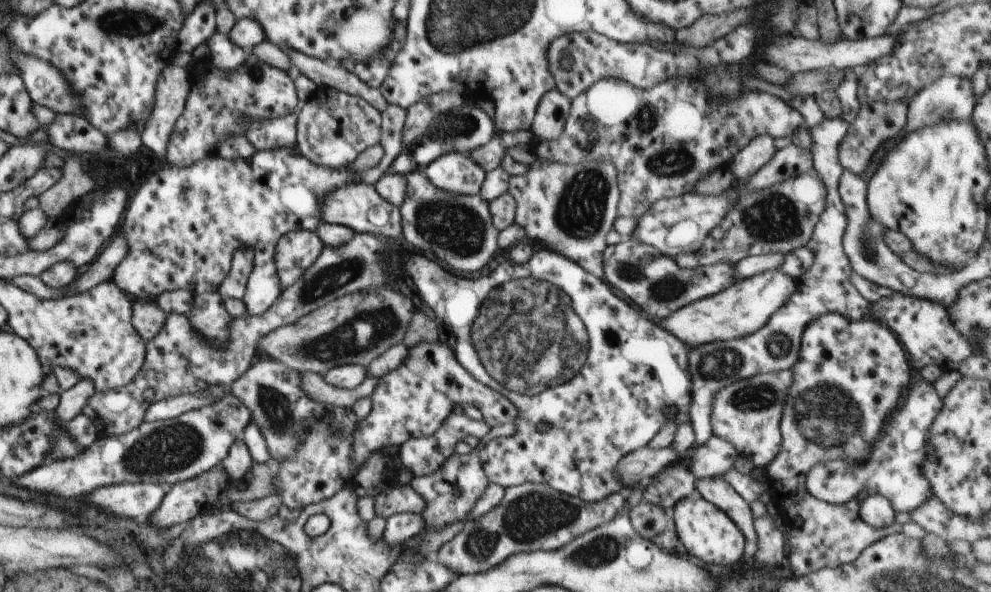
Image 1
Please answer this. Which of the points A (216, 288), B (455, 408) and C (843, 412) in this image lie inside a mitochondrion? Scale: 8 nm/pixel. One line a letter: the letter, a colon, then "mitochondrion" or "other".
A: other
B: other
C: mitochondrion

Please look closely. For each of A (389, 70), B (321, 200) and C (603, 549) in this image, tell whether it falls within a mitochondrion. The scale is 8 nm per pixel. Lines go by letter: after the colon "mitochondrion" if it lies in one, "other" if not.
A: other
B: other
C: mitochondrion

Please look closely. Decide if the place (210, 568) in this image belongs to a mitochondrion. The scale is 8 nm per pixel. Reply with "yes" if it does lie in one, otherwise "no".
yes

